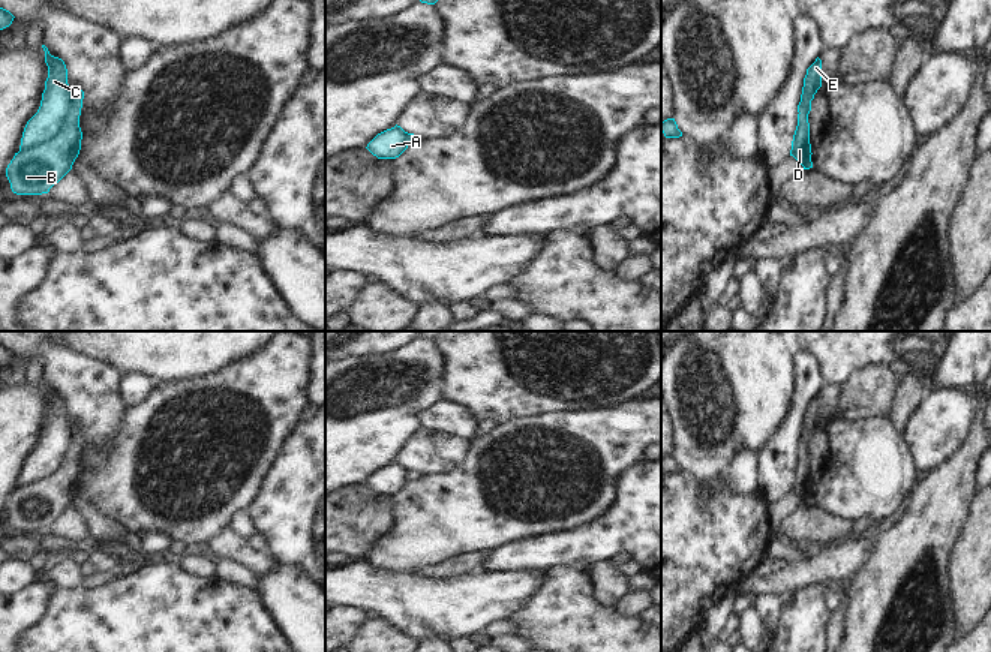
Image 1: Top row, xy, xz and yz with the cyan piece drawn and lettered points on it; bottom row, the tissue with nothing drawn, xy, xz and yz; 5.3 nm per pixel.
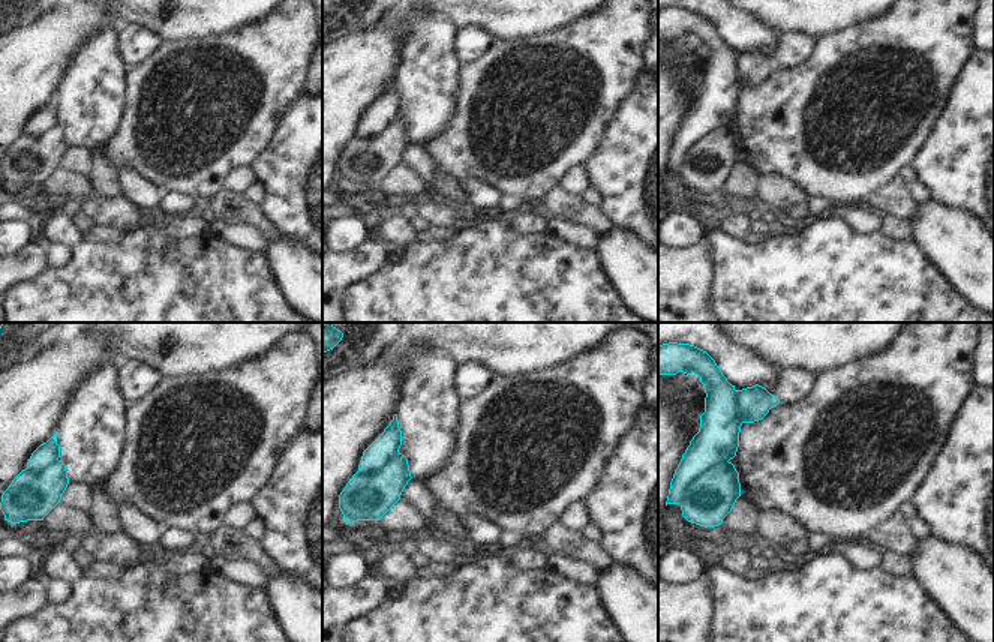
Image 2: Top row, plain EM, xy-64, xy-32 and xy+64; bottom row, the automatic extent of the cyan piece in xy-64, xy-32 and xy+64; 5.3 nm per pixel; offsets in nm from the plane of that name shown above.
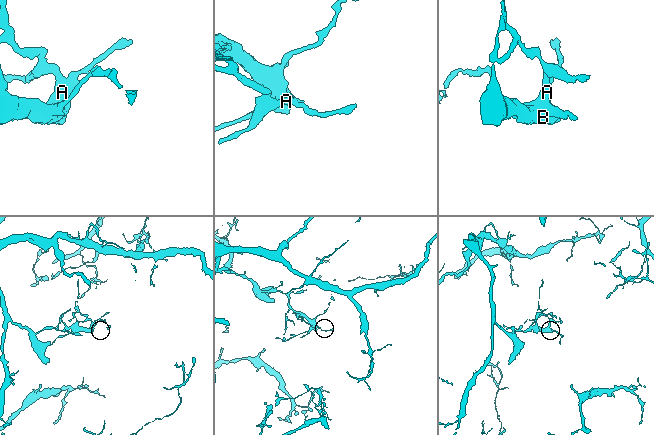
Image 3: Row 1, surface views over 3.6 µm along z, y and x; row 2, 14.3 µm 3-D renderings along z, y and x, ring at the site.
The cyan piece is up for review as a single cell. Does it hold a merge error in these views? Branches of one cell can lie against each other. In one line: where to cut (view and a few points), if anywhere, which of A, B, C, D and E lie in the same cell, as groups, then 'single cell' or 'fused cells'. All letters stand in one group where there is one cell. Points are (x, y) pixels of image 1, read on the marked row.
cut xy (72, 95), (66, 123), (53, 137), (20, 150); groups A C / B D E; fused cells

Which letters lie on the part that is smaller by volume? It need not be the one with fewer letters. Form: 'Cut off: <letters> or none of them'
Cut off: A, C

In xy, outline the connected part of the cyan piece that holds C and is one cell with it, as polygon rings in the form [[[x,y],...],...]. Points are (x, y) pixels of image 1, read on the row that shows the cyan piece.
[[[42,45],[45,51],[45,63],[48,66],[48,78],[45,81],[45,90],[42,93],[42,100],[37,112],[27,121],[19,150],[39,145],[51,138],[54,138],[66,124],[70,115],[72,91],[67,84],[67,69],[61,58],[49,54],[48,48]]]

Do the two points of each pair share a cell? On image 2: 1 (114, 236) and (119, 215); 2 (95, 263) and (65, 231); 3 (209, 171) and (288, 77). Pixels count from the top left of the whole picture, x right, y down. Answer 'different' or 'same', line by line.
1: different
2: different
3: same

